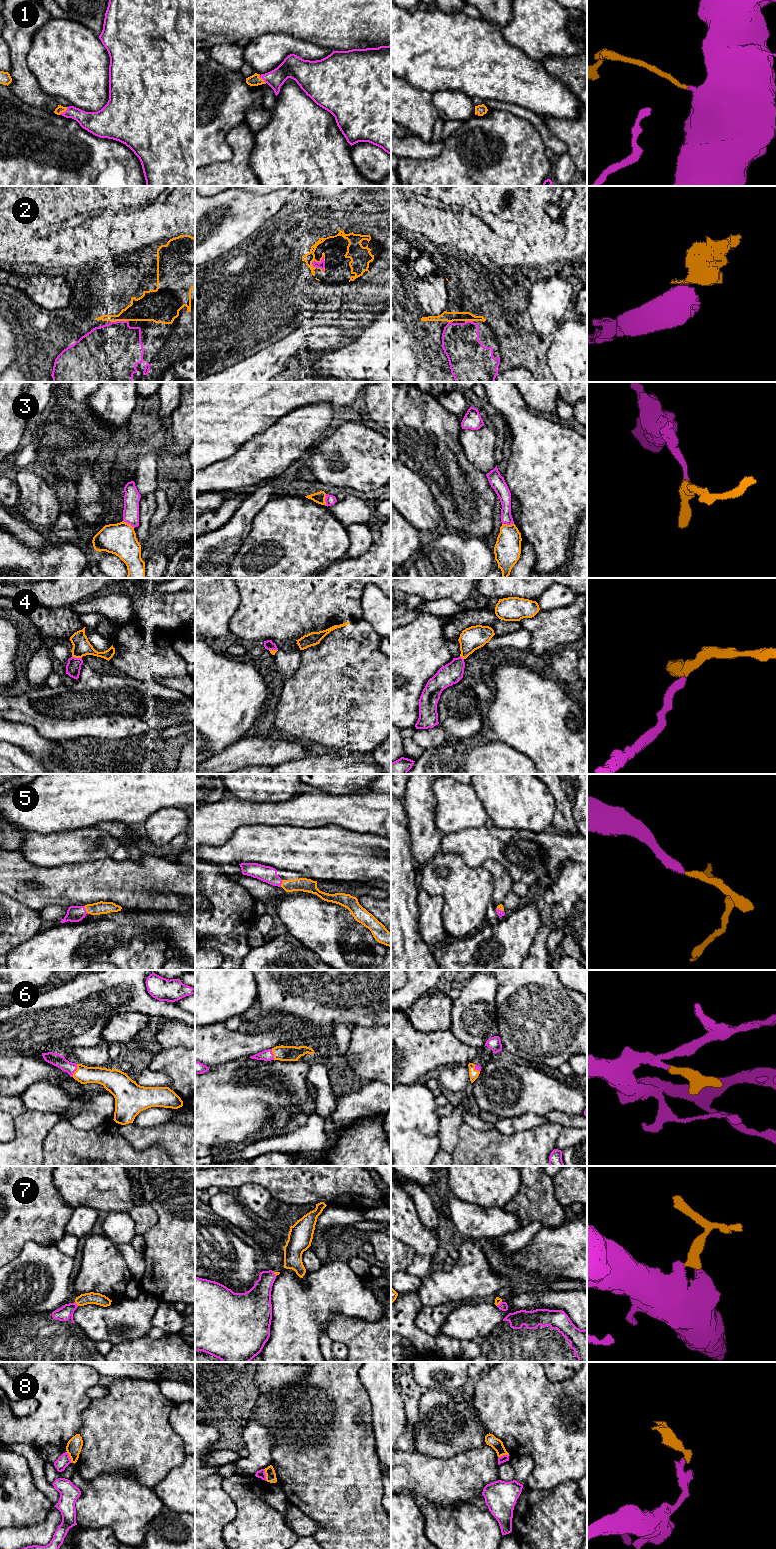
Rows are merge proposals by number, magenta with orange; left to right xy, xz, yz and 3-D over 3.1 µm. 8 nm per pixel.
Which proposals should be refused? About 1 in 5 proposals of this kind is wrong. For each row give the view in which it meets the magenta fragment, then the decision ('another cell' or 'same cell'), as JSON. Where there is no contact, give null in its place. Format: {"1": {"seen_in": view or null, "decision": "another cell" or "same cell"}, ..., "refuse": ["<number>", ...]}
{"1": {"seen_in": "xy", "decision": "same cell"}, "2": {"seen_in": "xz", "decision": "same cell"}, "3": {"seen_in": "xz", "decision": "another cell"}, "4": {"seen_in": "xy", "decision": "same cell"}, "5": {"seen_in": "xy", "decision": "same cell"}, "6": {"seen_in": "xy", "decision": "same cell"}, "7": {"seen_in": "xy", "decision": "same cell"}, "8": {"seen_in": "xz", "decision": "another cell"}, "refuse": ["3", "8"]}

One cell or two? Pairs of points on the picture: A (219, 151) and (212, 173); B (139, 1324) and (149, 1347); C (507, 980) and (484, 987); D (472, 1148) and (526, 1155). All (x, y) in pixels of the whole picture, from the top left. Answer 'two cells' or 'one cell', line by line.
A: two cells
B: two cells
C: two cells
D: one cell

